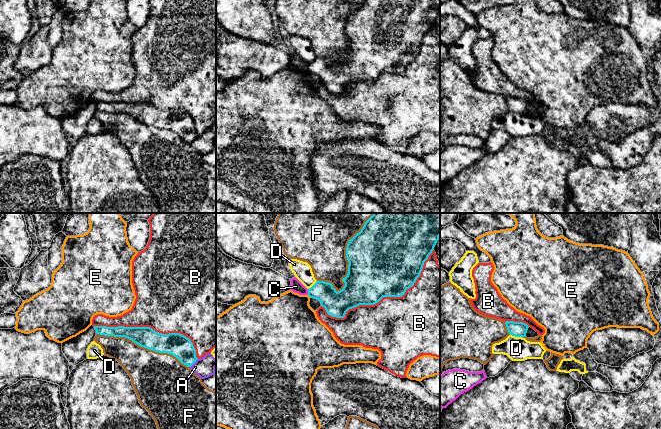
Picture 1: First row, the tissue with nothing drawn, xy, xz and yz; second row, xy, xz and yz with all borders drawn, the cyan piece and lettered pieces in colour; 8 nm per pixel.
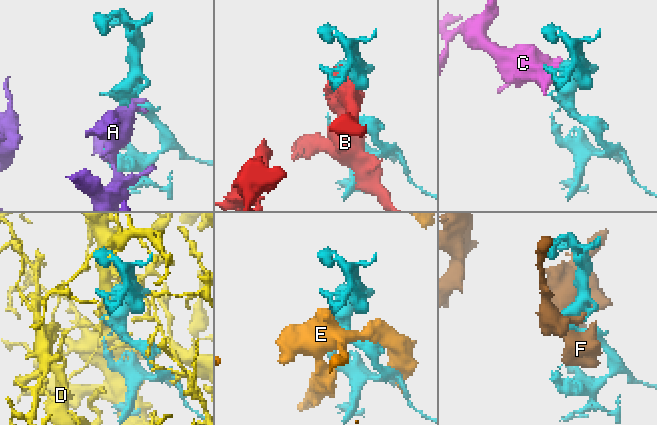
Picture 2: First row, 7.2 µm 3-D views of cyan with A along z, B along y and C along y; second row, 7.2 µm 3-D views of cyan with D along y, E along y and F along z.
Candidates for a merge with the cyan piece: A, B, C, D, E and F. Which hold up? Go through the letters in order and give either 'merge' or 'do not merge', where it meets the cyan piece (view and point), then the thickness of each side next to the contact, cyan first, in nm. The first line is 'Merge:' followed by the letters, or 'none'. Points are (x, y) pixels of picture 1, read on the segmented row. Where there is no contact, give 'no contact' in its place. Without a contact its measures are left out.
Merge: none
A: do not merge | xy (194, 362) | 190/160 nm
B: do not merge | xz (383, 296) | 500/460 nm
C: do not merge | xz (308, 292) | 200/100 nm
D: do not merge | yz (516, 336) | 130/190 nm
E: do not merge | xz (309, 296) | 200/400 nm
F: do not merge | xz (349, 263) | 500/360 nm

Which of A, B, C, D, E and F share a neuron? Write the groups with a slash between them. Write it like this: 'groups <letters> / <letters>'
groups A / B / C / D / E / F

